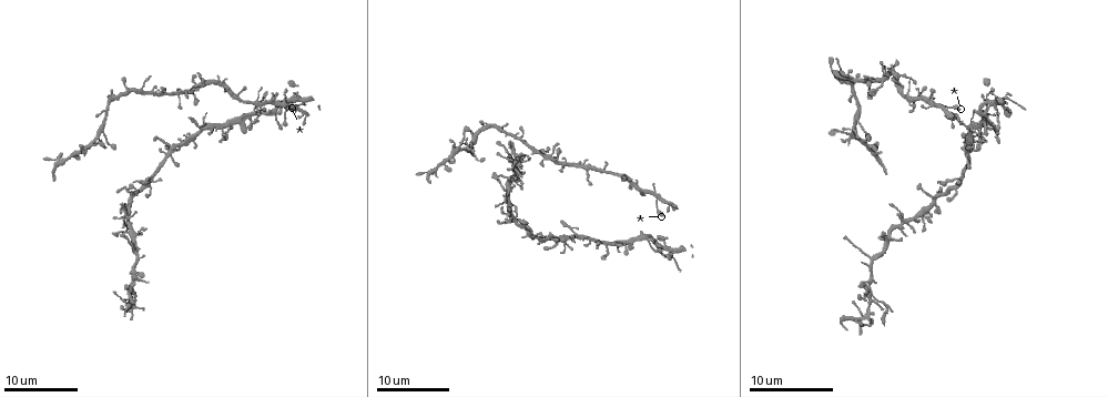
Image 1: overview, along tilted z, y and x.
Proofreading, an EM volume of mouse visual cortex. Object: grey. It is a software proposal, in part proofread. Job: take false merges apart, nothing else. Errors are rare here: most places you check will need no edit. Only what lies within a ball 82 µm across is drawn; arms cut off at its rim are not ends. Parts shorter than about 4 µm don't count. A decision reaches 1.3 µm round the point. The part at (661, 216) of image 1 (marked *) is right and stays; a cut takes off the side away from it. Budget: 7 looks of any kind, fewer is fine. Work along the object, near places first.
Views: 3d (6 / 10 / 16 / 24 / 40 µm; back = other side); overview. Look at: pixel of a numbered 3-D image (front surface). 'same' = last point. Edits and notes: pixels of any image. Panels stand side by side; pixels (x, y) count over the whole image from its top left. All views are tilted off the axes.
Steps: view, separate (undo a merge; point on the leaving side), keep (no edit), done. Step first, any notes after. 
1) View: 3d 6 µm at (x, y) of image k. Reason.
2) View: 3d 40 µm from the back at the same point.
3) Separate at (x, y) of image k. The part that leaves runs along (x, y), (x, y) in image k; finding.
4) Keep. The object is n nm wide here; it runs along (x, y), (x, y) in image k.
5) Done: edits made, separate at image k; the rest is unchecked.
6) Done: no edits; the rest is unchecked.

View: 3d 16 µm at (648, 239) of image 1. Four or more arms meet.

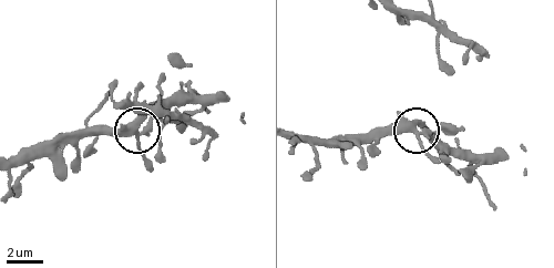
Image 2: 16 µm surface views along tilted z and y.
View: 3d 6 µm at (410, 131) of image 2.

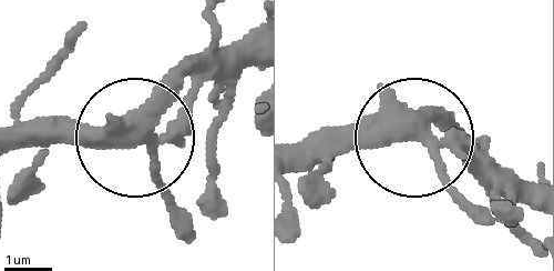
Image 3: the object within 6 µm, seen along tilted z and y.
Keep. 5 arms meet here; continuous, no second neuron.

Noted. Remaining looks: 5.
View: 3d 16 µm at (605, 243) of image 1. Four arms meet.

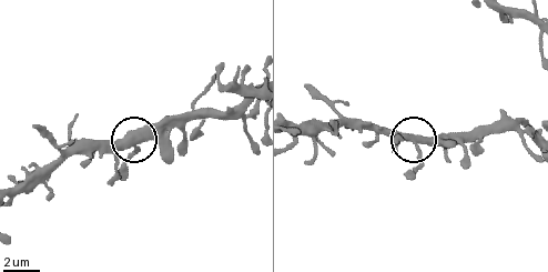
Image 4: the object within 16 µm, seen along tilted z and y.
View: 3d 10 µm at (414, 144) of image 4.

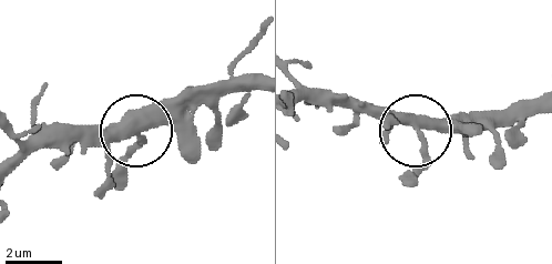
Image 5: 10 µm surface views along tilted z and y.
Keep. 4 arms meet here; all the same neuron.

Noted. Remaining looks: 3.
View: 3d 24 µm at (966, 127) of image 1. Looks like a crossing.

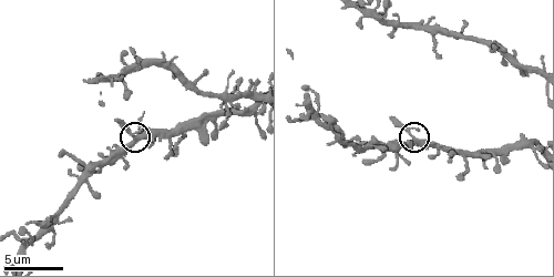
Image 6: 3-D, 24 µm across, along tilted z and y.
View: 3d 10 µm at (134, 137) of image 6.

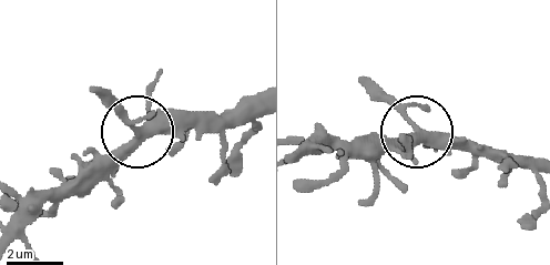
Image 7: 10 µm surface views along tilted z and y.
Keep. 4 arms meet here; all the same neuron.

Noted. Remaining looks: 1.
Done: no edits; the rest is unchecked.

